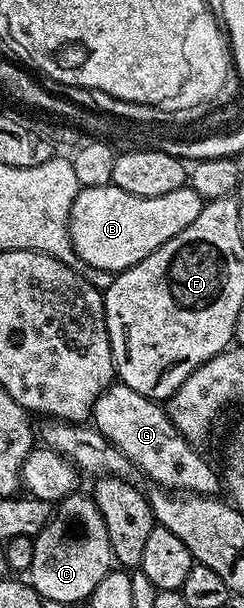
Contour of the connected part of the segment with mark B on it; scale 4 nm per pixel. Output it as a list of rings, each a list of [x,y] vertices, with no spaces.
[[[114,184],[102,187],[83,187],[74,199],[70,211],[68,220],[70,239],[76,249],[77,258],[81,262],[85,261],[88,269],[101,269],[115,275],[124,269],[129,269],[131,265],[138,264],[142,259],[146,259],[146,255],[158,251],[158,247],[174,239],[178,231],[186,231],[186,227],[190,227],[190,223],[198,219],[204,204],[198,191],[194,191],[191,187],[166,191],[166,195],[154,195],[153,197],[130,195],[130,191],[122,191],[122,187]]]

